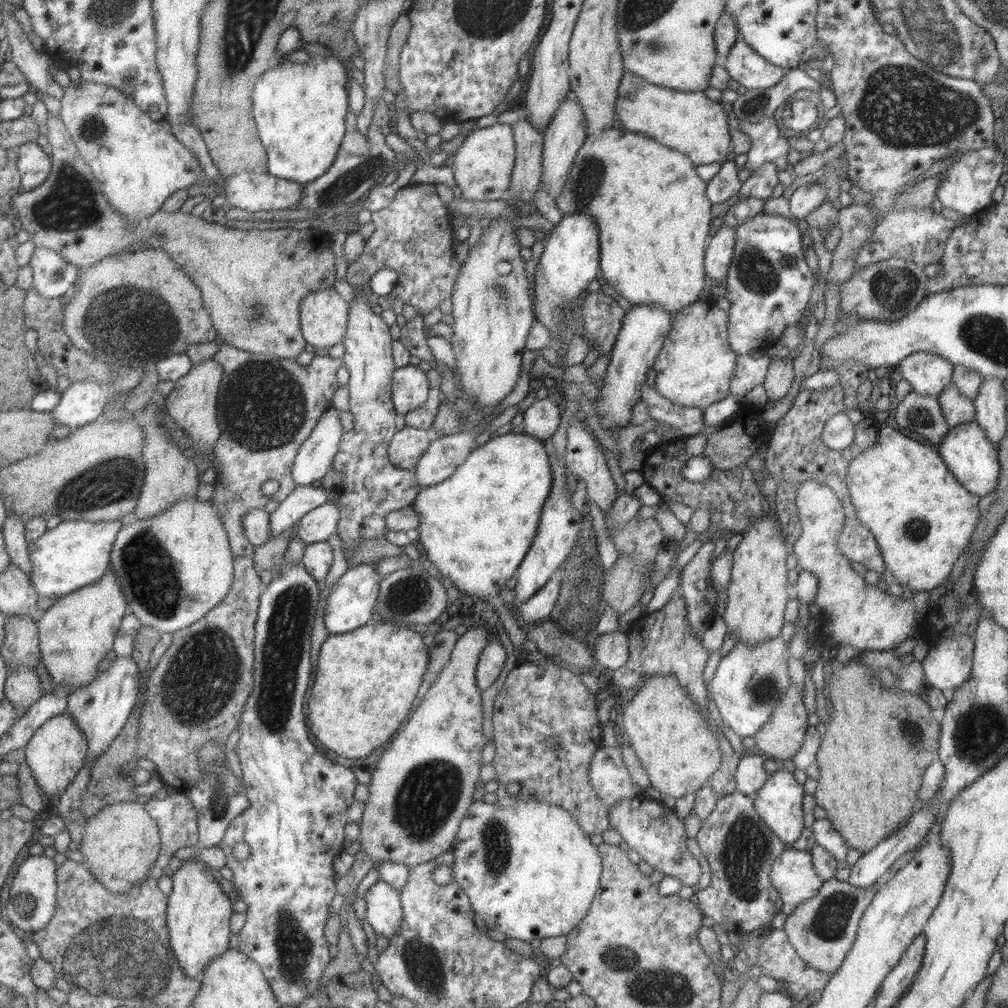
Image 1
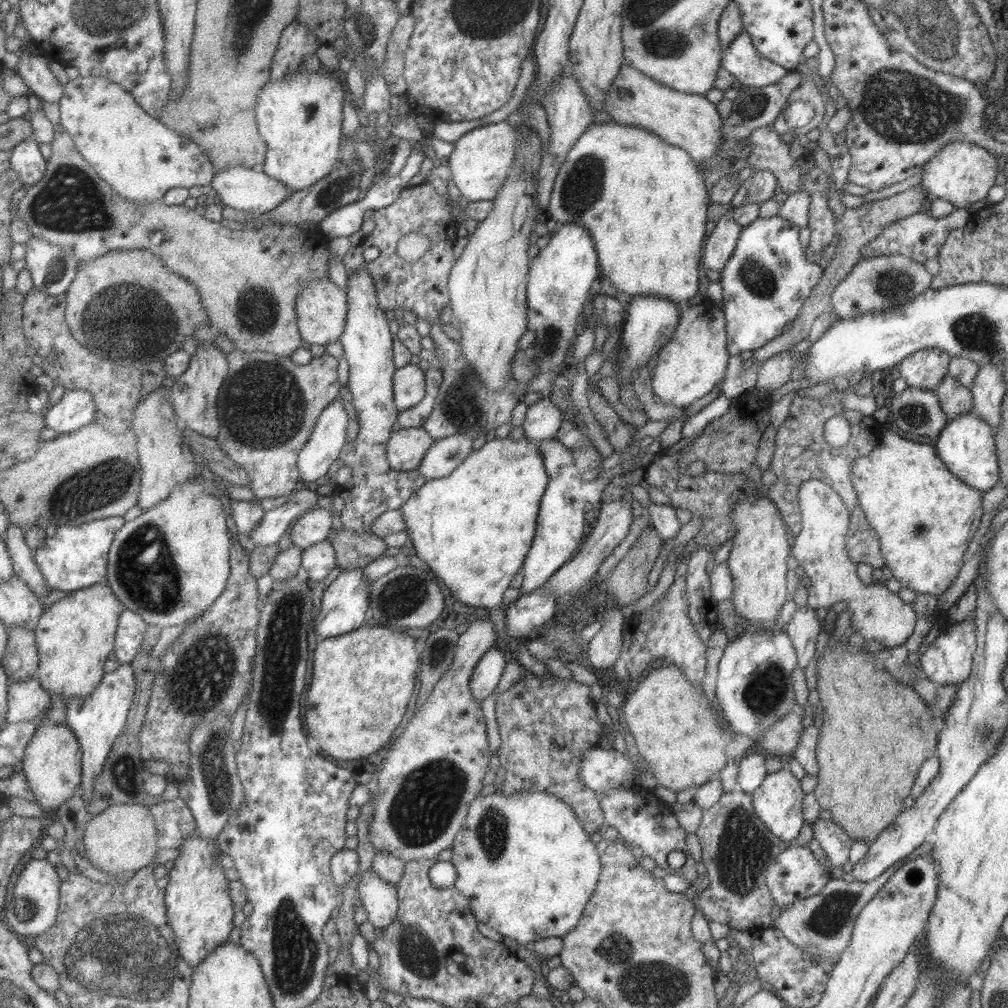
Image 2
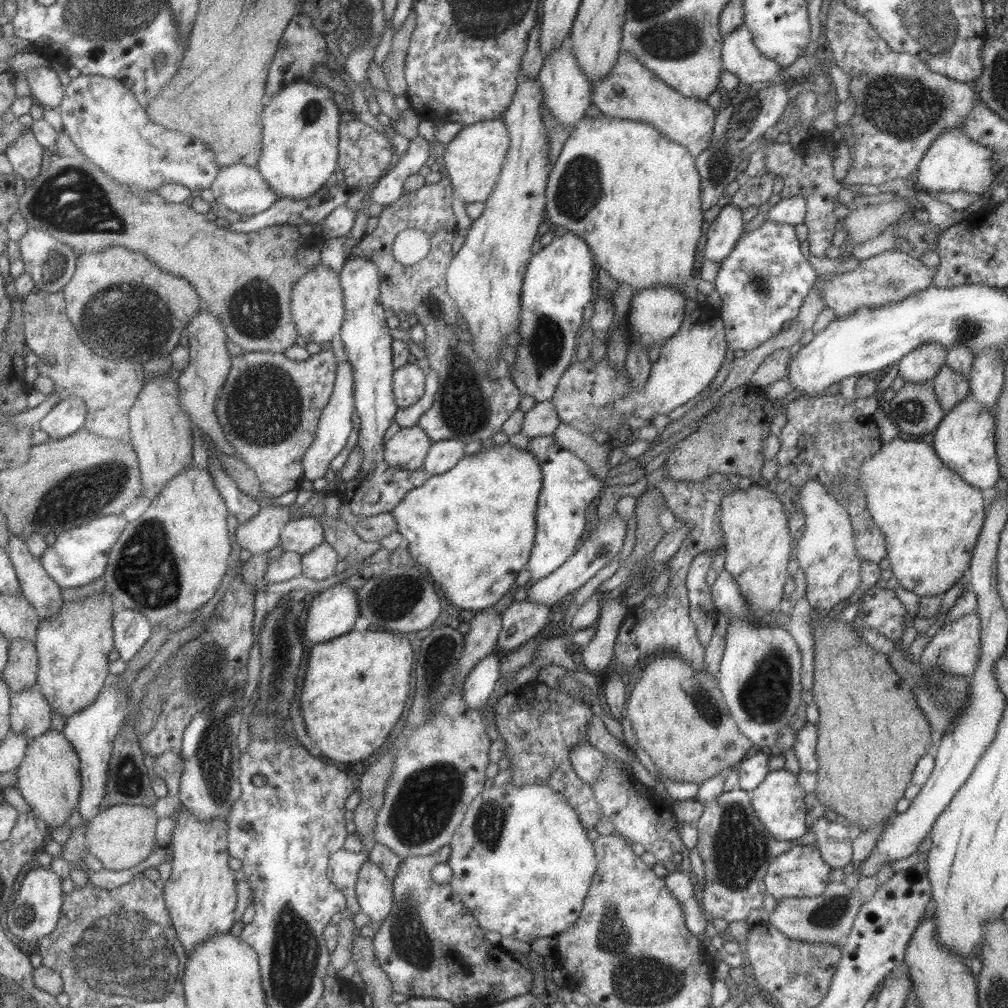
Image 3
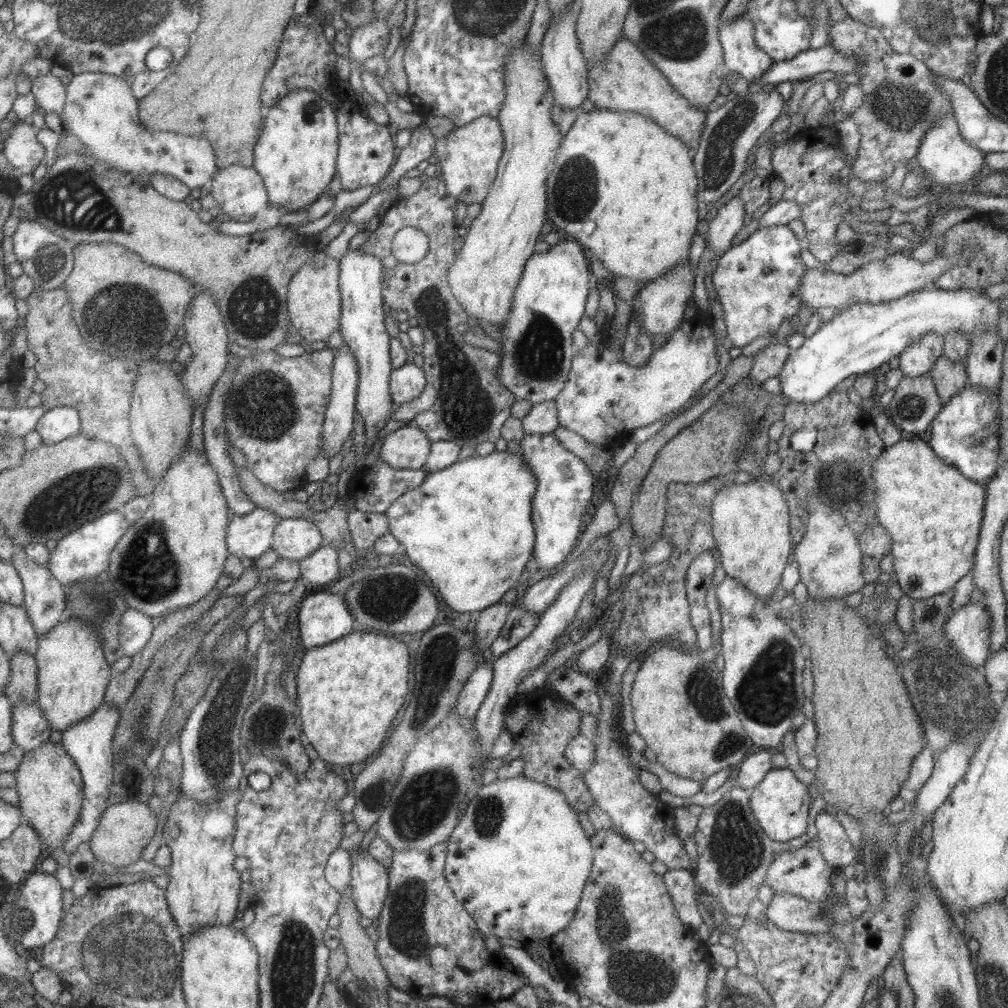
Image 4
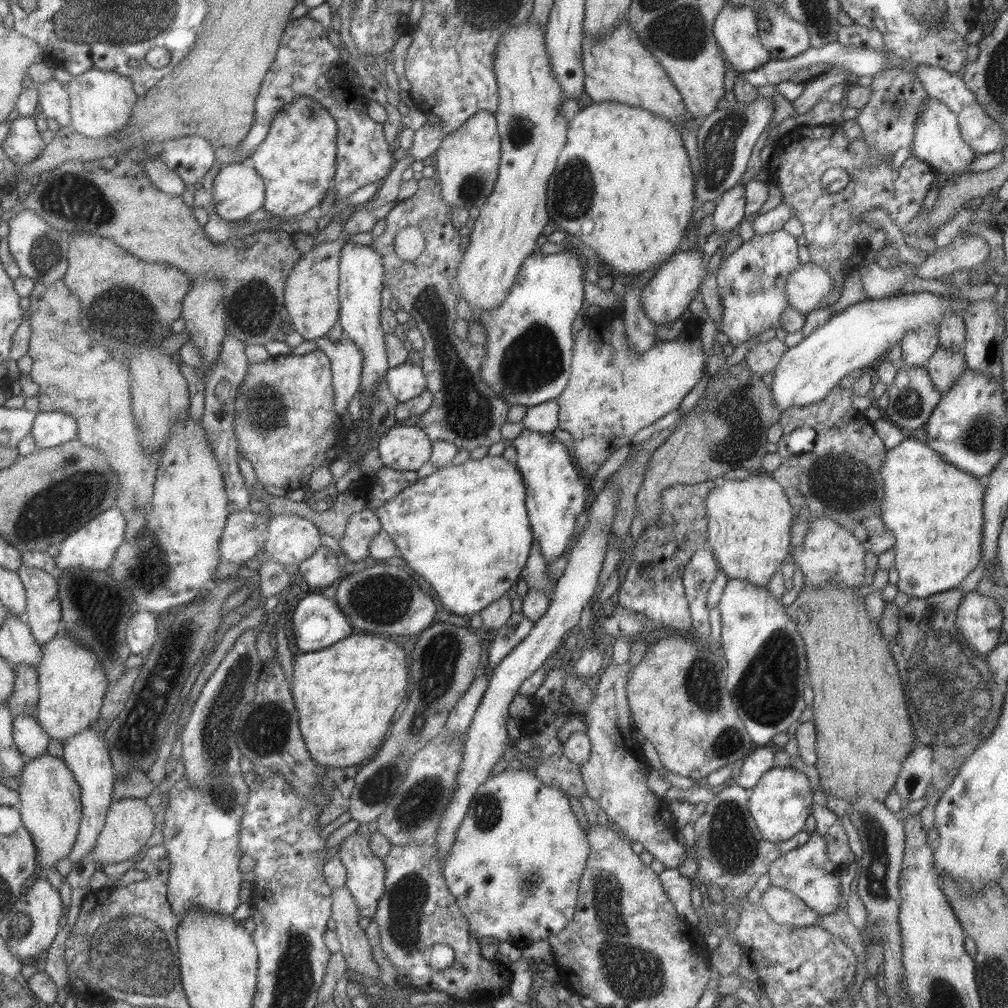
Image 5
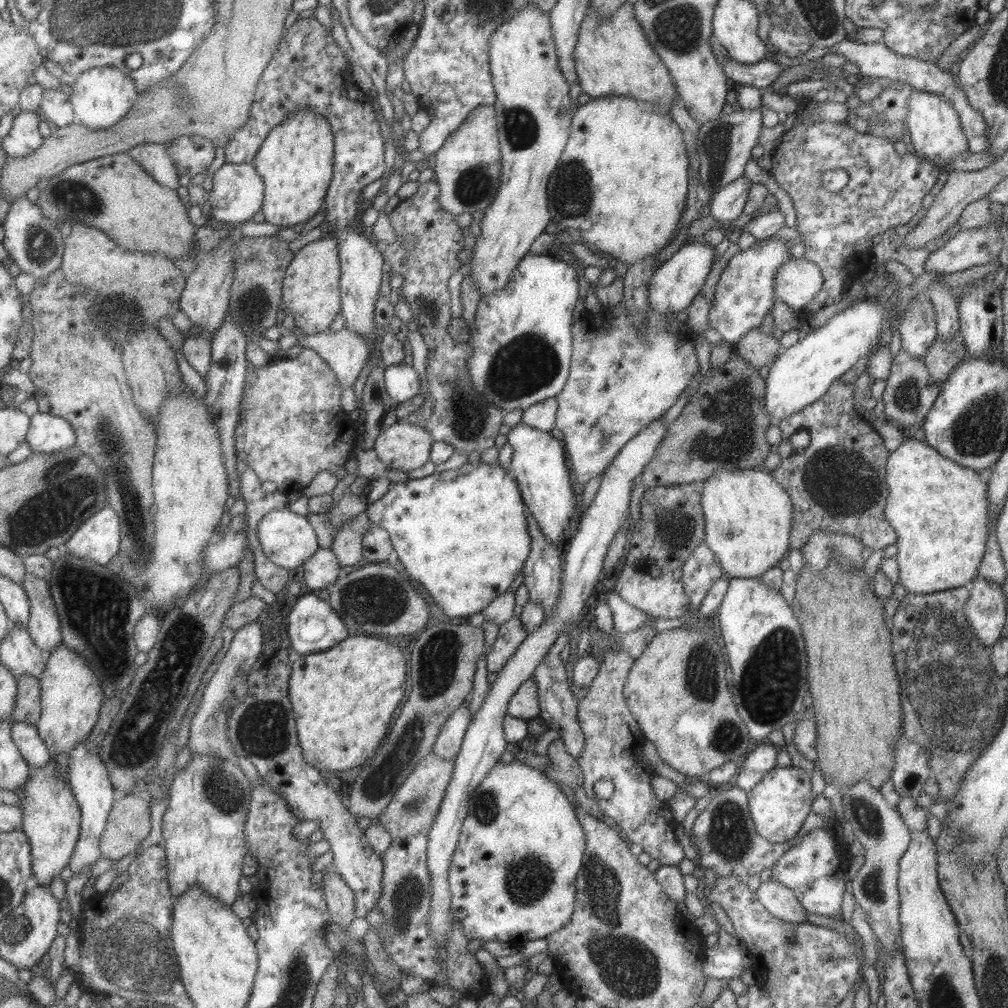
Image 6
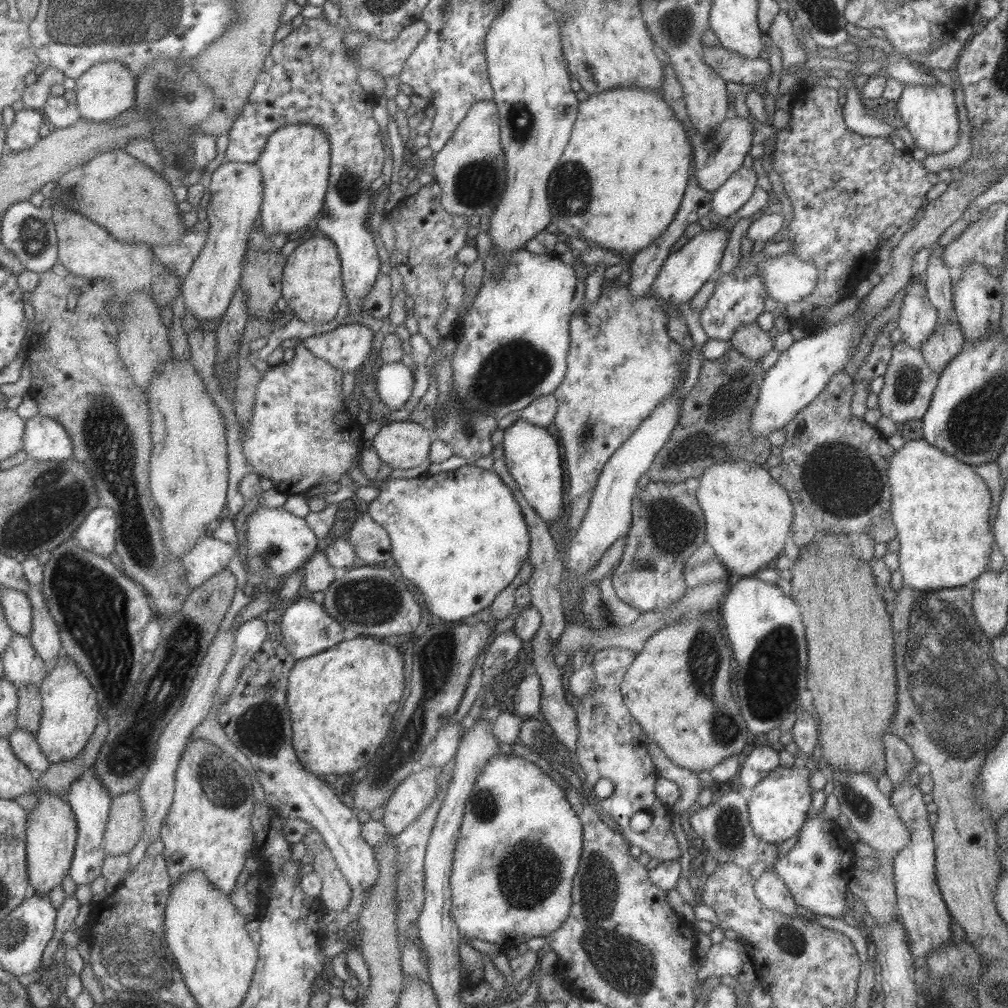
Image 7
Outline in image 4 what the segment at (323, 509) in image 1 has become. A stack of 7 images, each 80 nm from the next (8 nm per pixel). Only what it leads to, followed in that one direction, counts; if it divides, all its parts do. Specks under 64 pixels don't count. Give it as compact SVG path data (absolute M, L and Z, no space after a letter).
M282 518L272 531L271 549L278 559L299 561L325 543L315 523L302 518Z

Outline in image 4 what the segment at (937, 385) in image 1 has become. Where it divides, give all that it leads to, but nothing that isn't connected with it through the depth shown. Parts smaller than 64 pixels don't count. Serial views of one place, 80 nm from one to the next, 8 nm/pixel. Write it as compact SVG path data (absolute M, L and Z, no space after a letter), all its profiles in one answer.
M927 331L919 340L908 342L898 354L899 370L903 375L913 377L927 374L932 362L942 354L942 337Z

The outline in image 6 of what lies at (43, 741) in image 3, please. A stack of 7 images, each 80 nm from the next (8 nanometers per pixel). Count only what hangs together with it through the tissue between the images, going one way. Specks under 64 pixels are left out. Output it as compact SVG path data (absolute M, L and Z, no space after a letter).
M48 760L41 768L36 768L37 773L35 777L28 778L28 781L24 784L23 798L20 803L20 809L22 810L22 831L27 837L30 846L30 869L33 877L37 881L38 886L48 887L51 880L55 877L59 877L59 873L63 870L63 867L68 864L71 853L73 852L79 827L80 827L80 812L75 797L68 787L67 780L58 780L56 777L56 770L54 770L54 760Z

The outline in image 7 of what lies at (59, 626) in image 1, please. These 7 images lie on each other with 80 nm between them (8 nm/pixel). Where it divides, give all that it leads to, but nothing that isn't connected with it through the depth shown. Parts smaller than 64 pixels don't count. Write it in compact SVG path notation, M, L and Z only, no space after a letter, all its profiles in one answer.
M62 653L58 655L55 666L49 669L43 679L43 683L38 688L42 698L42 713L39 728L34 735L37 744L49 764L59 764L64 760L71 760L84 748L99 719L94 690L91 689L91 685L89 685L87 678L85 678L85 674L73 664L70 658Z

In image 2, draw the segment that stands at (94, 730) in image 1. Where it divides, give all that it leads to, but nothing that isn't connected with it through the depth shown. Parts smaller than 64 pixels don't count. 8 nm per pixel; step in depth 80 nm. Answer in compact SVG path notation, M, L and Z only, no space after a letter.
M120 663L117 669L101 676L101 681L97 683L97 687L89 696L66 698L64 701L67 708L64 724L77 739L82 754L80 758L80 787L82 788L84 806L90 802L96 776L101 772L113 741L125 724L134 690L135 679L133 679L132 668L129 663Z

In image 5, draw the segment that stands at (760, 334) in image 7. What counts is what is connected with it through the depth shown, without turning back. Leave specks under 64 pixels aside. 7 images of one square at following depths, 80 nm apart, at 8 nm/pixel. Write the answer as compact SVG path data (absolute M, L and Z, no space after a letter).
M773 337L770 340L757 341L745 352L743 362L752 373L762 376L766 372L773 372L774 366L787 347Z

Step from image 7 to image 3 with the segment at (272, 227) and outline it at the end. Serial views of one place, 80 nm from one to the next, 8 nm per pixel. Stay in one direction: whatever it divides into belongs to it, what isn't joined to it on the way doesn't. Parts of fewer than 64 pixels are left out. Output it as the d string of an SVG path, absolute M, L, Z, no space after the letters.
M296 80L287 86L282 86L273 96L265 97L261 150L257 157L256 169L277 197L307 199L333 177L333 172L337 170L338 124L340 123L337 102L331 90L311 80Z

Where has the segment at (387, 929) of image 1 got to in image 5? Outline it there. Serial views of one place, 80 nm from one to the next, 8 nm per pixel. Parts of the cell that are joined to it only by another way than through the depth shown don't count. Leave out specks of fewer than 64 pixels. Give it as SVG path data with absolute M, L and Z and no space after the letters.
M363 834L345 836L336 853L345 869L345 887L353 898L360 917L374 916L384 892L385 867L369 848Z

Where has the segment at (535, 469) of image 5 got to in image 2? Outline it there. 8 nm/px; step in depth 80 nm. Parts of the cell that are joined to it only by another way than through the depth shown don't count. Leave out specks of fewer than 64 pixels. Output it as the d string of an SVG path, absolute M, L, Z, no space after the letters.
M555 439L537 442L540 457L543 459L543 467L547 474L547 486L540 496L539 508L536 516L536 529L531 547L525 555L525 560L519 571L523 573L523 581L520 588L524 594L535 591L543 586L544 582L558 568L565 564L573 551L582 543L585 518L583 514L591 502L591 498L599 498L602 490L610 483L616 474L623 475L628 466L616 465L610 470L603 470L597 478L591 482L583 482L580 472L575 468L574 456L571 450L562 446Z

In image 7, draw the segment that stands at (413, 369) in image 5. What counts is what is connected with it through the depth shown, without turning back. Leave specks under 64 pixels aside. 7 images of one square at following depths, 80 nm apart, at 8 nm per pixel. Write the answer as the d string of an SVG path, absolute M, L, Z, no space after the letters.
M383 362L374 374L379 401L391 411L399 411L413 388L413 373L401 362Z

